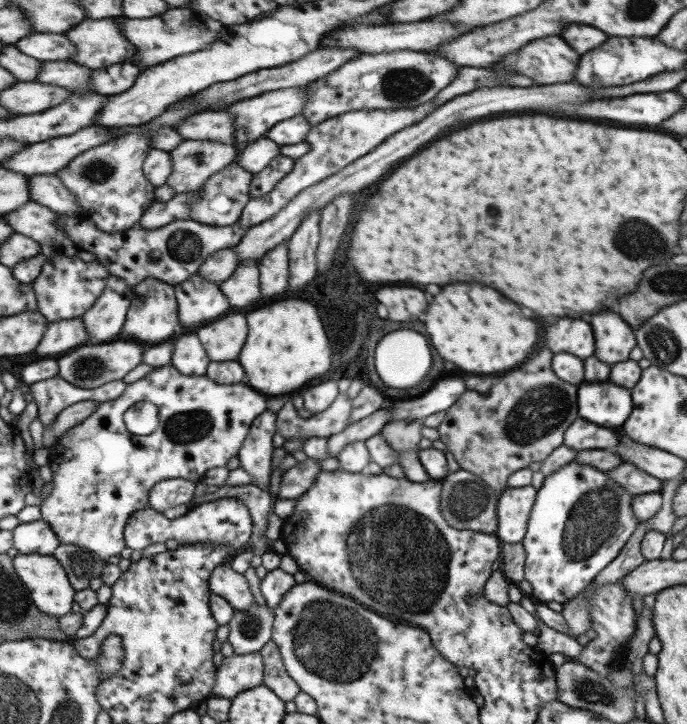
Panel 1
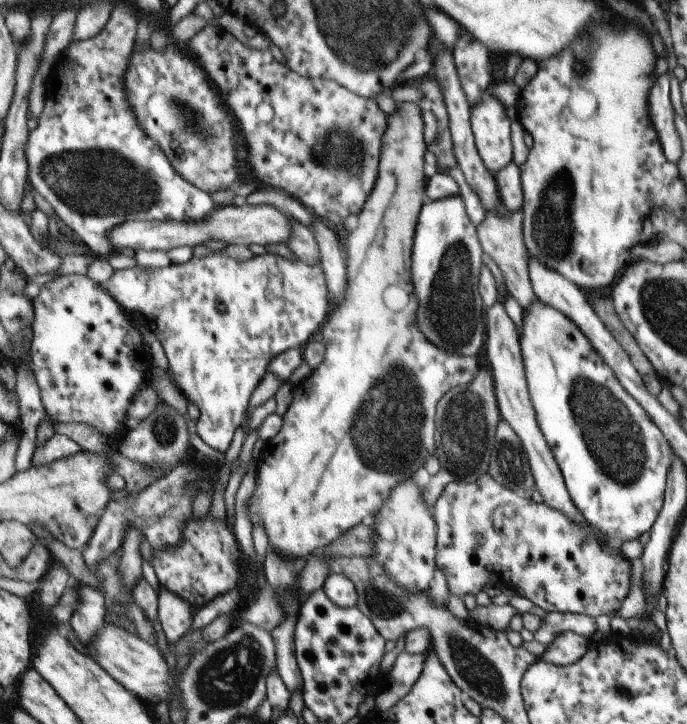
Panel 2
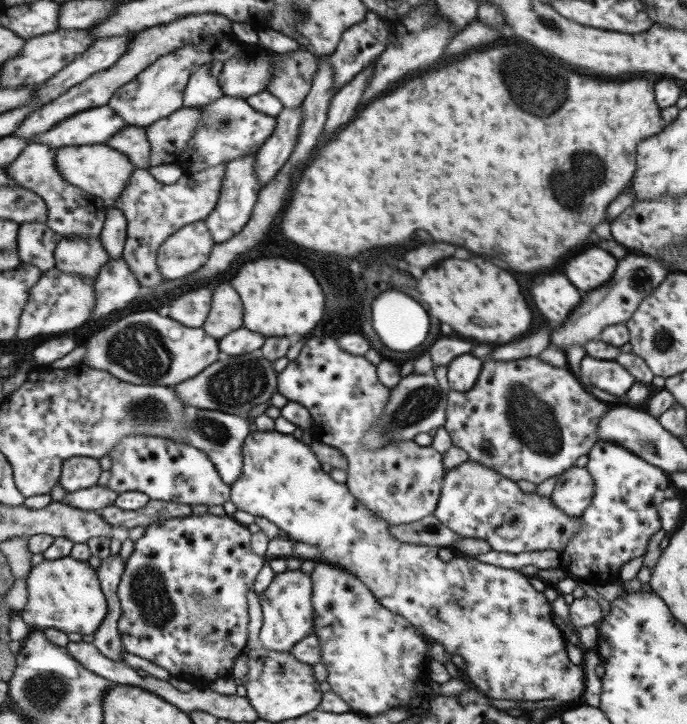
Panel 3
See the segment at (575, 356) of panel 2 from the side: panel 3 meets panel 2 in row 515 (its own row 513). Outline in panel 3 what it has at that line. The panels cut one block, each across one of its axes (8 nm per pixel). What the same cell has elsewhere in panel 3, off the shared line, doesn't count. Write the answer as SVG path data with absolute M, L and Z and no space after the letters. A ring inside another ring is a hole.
M596 440L586 456L588 459L584 467L592 479L593 494L588 506L578 516L578 532L564 544L557 567L569 574L569 577L581 580L583 584L602 587L616 583L621 564L645 554L648 540L660 529L657 508L666 500L663 491L671 484L669 474L652 464L647 464L639 456L631 454L627 448L621 448L613 442Z

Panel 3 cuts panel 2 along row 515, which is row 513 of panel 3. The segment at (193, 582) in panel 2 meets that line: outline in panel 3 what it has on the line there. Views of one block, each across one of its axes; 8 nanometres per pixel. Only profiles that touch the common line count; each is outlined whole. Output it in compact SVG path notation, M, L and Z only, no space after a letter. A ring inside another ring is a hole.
M209 513L202 516L191 514L187 517L167 519L163 522L147 525L143 536L133 542L133 551L124 562L123 572L116 590L120 602L120 616L117 619L116 627L121 645L126 652L145 658L145 660L164 668L173 680L185 687L209 688L215 679L230 677L233 660L245 652L245 644L247 644L246 594L249 588L253 586L255 577L265 562L264 556L257 556L257 554L251 552L249 542L250 533L246 526L235 521L232 516L213 516Z

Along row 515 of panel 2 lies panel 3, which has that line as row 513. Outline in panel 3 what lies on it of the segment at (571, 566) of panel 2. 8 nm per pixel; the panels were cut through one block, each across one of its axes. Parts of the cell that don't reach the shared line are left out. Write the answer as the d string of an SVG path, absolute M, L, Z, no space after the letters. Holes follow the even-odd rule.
M467 459L444 472L434 518L461 538L477 538L495 552L563 552L564 544L579 530L579 518L563 515L537 493L523 493L514 481Z

